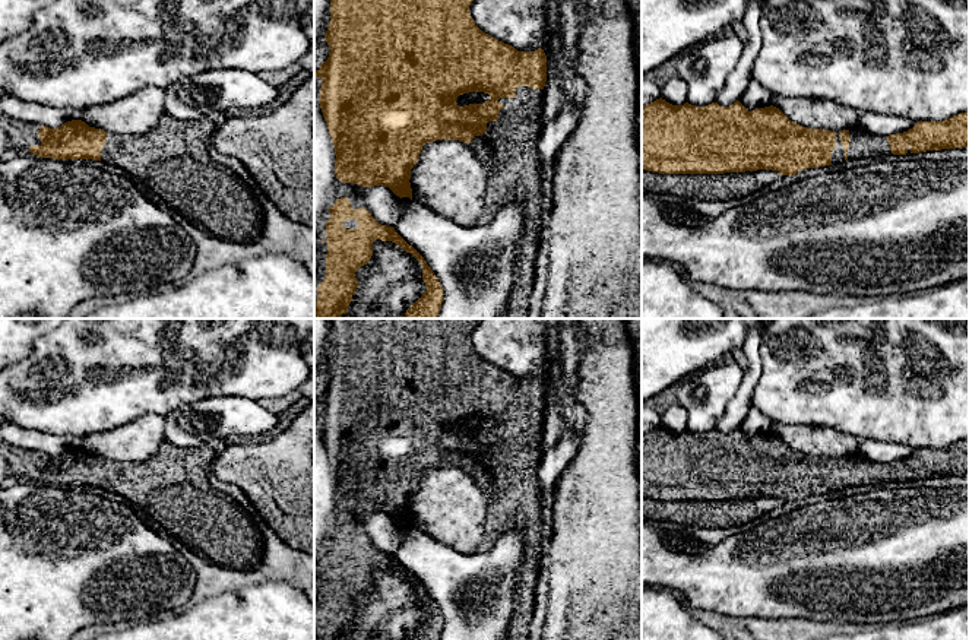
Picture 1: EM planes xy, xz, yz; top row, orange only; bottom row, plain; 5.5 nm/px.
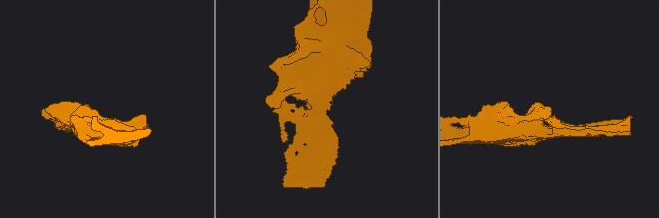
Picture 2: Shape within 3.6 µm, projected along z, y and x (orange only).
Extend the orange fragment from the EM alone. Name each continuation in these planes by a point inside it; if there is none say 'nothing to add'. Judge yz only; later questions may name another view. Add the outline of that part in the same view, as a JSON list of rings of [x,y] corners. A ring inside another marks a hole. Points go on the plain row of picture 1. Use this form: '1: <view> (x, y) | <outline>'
1: yz (838, 481) | [[[836,459],[836,475],[832,478],[832,492],[845,489],[845,476],[840,471],[840,462]]]

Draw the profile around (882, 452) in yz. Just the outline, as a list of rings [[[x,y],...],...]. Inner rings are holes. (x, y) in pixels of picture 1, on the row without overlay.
[[[862,440],[858,454],[877,463],[890,463],[908,459],[916,449],[890,441]]]

